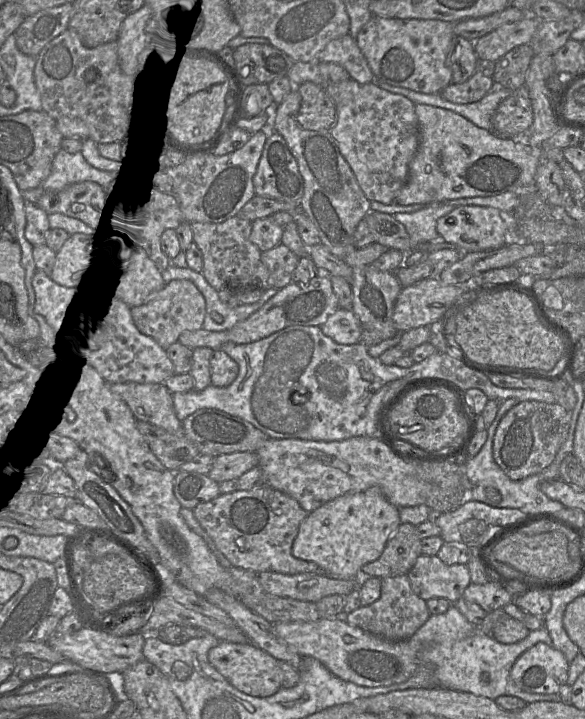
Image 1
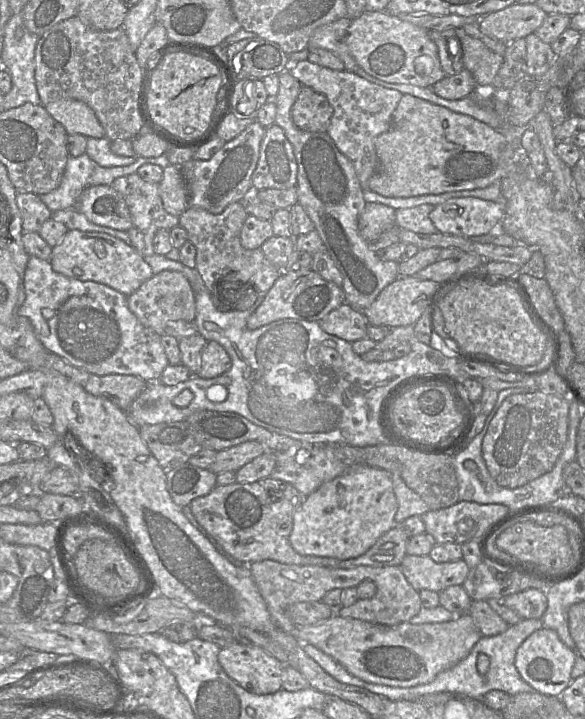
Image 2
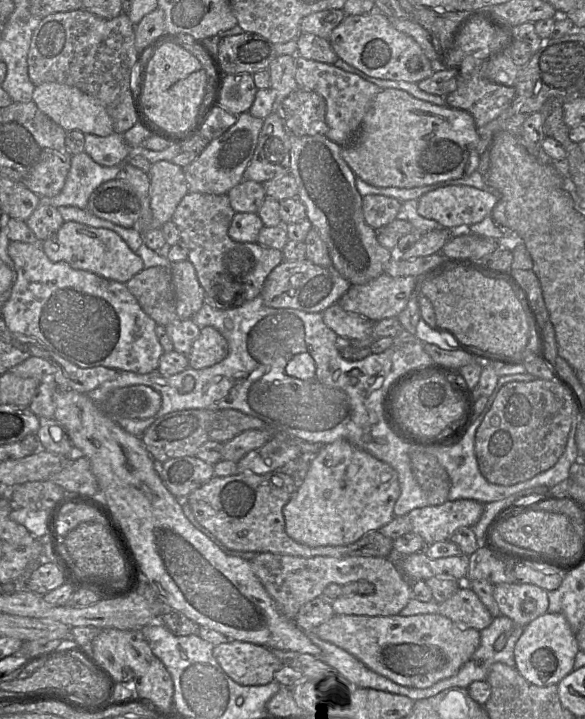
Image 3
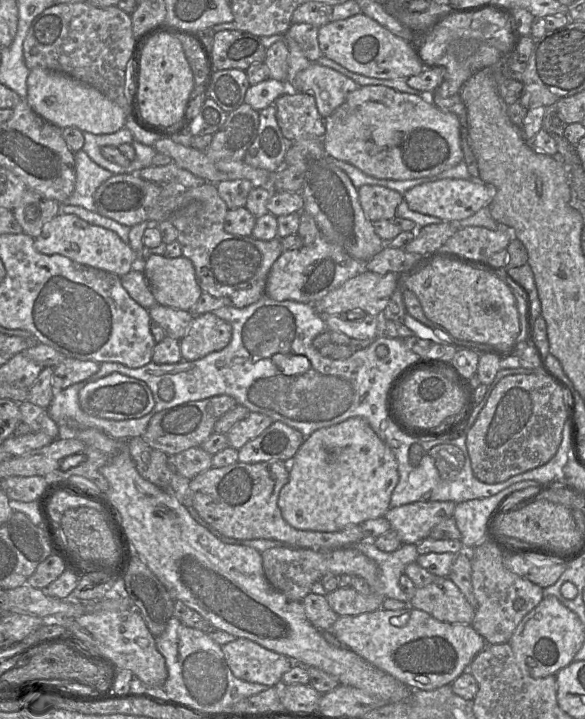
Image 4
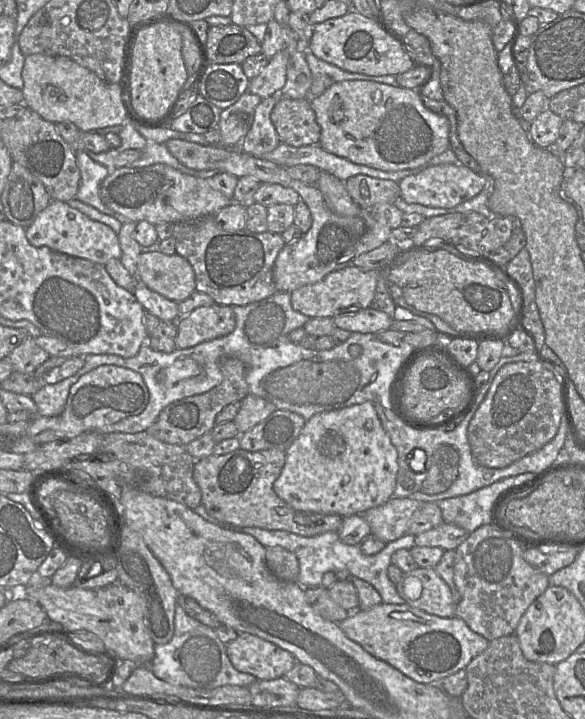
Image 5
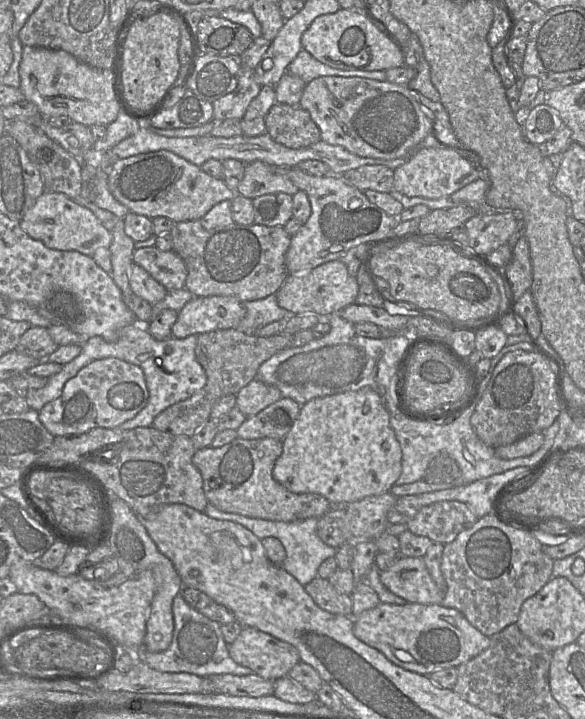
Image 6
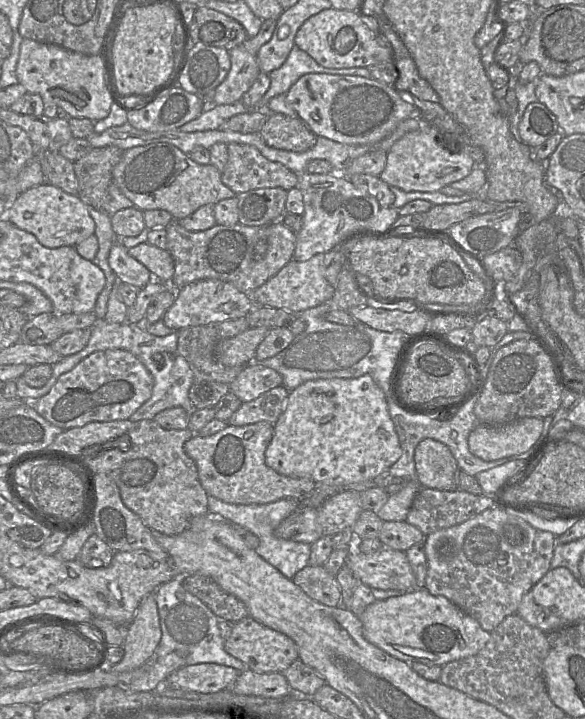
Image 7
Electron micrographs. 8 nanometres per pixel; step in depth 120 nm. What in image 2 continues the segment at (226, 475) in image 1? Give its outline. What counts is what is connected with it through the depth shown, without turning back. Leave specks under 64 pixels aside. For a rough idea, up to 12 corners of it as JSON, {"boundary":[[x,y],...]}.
{"boundary":[[246,441],[216,453],[209,468],[216,475],[236,472],[266,448]]}

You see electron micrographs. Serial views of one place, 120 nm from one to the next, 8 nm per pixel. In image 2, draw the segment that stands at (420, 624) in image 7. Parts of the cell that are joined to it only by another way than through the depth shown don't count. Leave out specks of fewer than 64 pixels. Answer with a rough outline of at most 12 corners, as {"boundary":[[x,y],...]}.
{"boundary":[[469,614],[372,624],[296,627],[365,682],[431,682],[482,636]]}

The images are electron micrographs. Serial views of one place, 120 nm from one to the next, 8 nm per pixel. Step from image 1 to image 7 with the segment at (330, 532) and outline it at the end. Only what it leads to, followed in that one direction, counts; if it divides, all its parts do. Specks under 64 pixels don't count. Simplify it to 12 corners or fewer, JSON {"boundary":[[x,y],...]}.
{"boundary":[[370,375],[289,392],[266,465],[345,487],[402,455]]}

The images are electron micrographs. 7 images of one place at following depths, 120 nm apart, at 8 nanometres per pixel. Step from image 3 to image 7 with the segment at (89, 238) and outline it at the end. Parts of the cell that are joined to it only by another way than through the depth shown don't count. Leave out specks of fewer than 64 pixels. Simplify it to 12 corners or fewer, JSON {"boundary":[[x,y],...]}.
{"boundary":[[37,185],[5,217],[47,248],[75,248],[95,235],[77,195]]}

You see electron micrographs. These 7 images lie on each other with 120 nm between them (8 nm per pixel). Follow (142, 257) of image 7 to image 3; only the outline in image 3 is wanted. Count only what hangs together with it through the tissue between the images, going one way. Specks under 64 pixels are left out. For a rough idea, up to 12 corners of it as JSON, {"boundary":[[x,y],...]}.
{"boundary":[[170,264],[175,313],[191,319],[204,304],[205,291],[194,265]]}

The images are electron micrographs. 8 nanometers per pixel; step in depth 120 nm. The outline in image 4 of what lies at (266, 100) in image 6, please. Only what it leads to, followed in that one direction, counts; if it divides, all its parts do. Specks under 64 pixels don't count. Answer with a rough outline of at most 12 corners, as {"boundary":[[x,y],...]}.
{"boundary":[[275,102],[259,111],[258,134],[244,161],[275,172],[290,142]]}

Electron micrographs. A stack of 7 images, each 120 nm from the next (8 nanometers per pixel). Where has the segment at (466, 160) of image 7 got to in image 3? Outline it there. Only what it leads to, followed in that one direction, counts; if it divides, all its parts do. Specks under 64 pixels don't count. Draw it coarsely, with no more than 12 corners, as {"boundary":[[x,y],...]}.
{"boundary":[[448,185],[423,194],[417,212],[454,229],[491,214],[494,193]]}

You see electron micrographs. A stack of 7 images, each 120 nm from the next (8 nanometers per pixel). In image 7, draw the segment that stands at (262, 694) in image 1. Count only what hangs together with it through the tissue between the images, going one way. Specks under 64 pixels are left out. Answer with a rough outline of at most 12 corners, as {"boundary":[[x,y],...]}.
{"boundary":[[250,616],[225,651],[256,673],[282,673],[299,659],[286,635]]}

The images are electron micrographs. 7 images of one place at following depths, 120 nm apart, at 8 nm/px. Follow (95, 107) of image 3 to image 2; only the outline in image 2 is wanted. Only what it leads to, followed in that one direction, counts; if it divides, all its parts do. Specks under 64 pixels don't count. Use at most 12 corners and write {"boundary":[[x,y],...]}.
{"boundary":[[63,98],[45,105],[68,135],[104,138],[86,103]]}

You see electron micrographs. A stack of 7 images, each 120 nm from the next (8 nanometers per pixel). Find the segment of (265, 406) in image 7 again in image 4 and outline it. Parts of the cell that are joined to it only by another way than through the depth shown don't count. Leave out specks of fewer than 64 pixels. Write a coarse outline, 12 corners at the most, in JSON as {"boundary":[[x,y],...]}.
{"boundary":[[280,421],[239,449],[238,461],[290,460],[306,437]]}

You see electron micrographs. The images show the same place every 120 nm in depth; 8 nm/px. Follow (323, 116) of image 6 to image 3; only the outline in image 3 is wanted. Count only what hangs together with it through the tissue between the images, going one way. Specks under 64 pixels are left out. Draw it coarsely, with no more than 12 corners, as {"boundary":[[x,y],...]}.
{"boundary":[[385,88],[341,156],[372,186],[479,166],[470,113]]}

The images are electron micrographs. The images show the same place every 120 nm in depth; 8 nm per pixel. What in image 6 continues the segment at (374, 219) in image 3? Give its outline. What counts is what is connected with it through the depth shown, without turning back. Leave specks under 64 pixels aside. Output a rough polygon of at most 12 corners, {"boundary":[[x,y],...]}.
{"boundary":[[363,165],[342,174],[346,183],[366,190],[390,193],[393,170]]}

